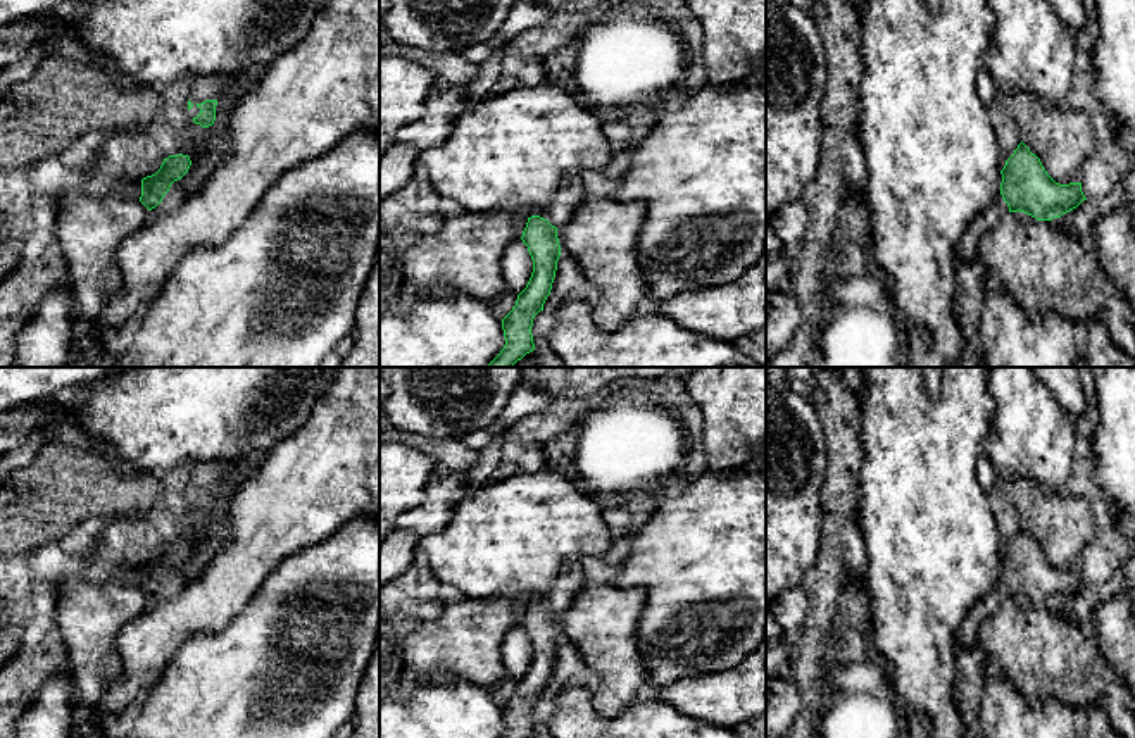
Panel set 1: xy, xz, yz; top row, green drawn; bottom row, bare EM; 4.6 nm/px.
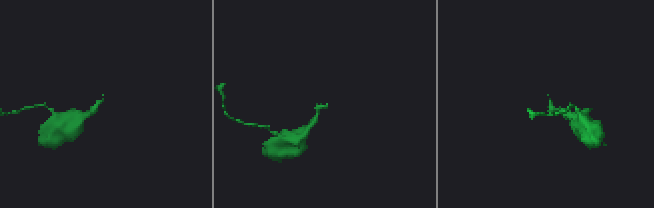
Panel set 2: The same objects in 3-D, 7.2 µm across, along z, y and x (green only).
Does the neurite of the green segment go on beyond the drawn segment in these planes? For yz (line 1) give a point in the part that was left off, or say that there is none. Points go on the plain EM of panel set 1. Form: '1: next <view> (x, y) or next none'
1: next yz (966, 633)

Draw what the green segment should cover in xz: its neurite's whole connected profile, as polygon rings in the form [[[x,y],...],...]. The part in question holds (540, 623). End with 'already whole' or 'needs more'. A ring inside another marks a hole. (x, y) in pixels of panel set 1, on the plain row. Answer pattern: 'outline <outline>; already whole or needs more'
outline [[[566,560],[549,591],[528,604],[523,629],[533,647],[533,659],[526,674],[517,681],[516,691],[502,705],[505,731],[500,738],[533,738],[531,712],[543,697],[561,643],[557,616],[569,609],[585,583],[581,560]]]; needs more

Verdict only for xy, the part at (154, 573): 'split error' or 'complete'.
split error

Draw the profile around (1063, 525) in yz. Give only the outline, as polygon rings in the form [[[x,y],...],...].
[[[1011,476],[1004,495],[1013,503],[1019,526],[1059,571],[1069,571],[1097,536],[1094,512],[1082,497],[1045,490],[1038,481],[1021,476]]]

